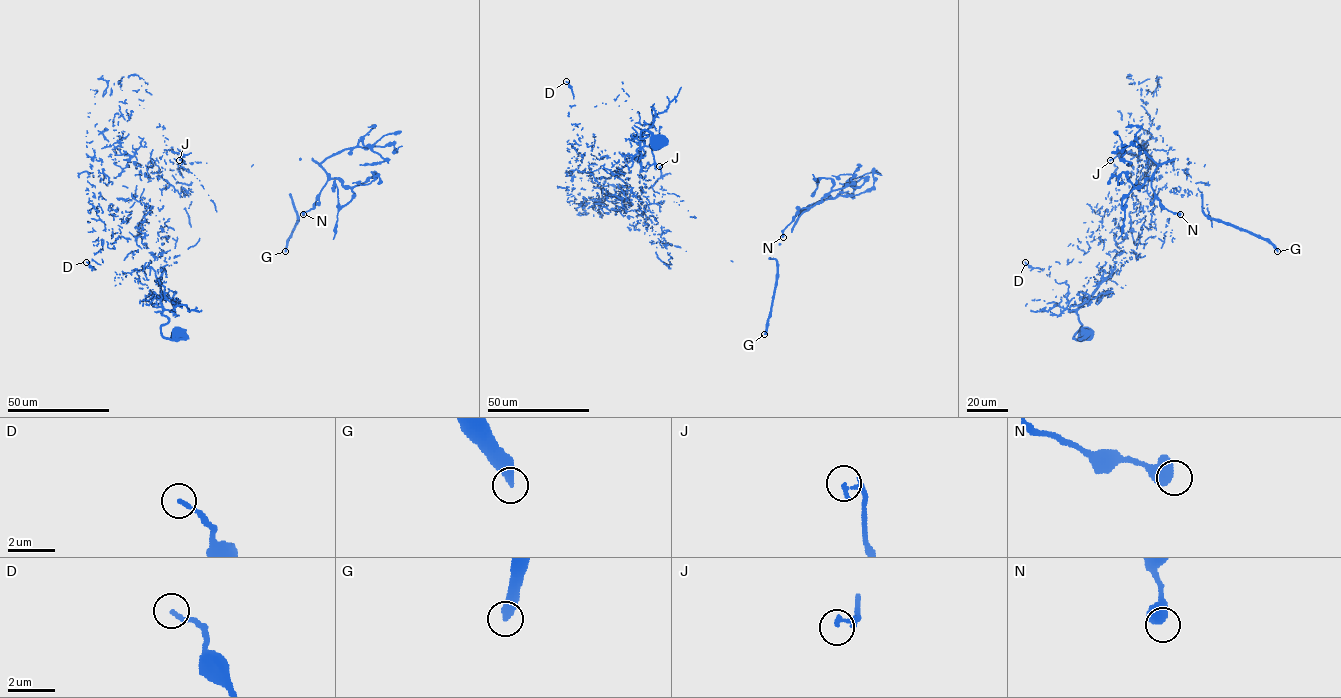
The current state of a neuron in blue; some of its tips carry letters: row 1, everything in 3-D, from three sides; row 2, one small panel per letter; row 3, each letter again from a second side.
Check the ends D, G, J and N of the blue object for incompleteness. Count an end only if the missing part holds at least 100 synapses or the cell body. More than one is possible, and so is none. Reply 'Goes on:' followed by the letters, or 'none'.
Goes on: G

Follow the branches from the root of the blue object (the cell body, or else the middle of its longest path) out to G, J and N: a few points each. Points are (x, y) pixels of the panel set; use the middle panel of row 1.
G: (656, 144), (642, 130), (648, 180), (626, 200), (615, 194), (620, 213), (652, 241), (775, 259), (764, 334)
J: (656, 144), (642, 130), (648, 180), (626, 200), (618, 187), (639, 215), (626, 194), (651, 186), (659, 166)
N: (656, 144), (642, 130), (648, 180), (615, 194), (652, 241), (733, 261), (806, 208), (783, 237)

